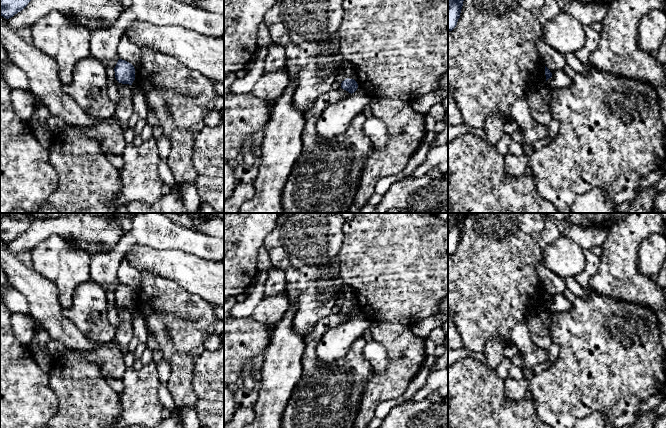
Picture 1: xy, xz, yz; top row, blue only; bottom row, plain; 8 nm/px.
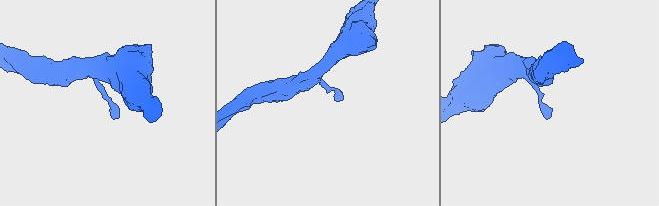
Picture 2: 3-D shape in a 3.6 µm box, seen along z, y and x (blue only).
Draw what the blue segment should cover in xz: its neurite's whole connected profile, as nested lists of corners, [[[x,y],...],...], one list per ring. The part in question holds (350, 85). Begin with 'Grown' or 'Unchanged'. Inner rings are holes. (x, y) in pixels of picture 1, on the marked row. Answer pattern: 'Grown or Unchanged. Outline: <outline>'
Unchanged. Outline: [[[347,78],[342,81],[341,88],[352,94],[357,90],[358,84],[354,79]]]

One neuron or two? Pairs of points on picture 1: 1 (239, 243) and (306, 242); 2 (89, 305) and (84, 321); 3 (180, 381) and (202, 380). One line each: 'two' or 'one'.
1: two
2: one
3: two

